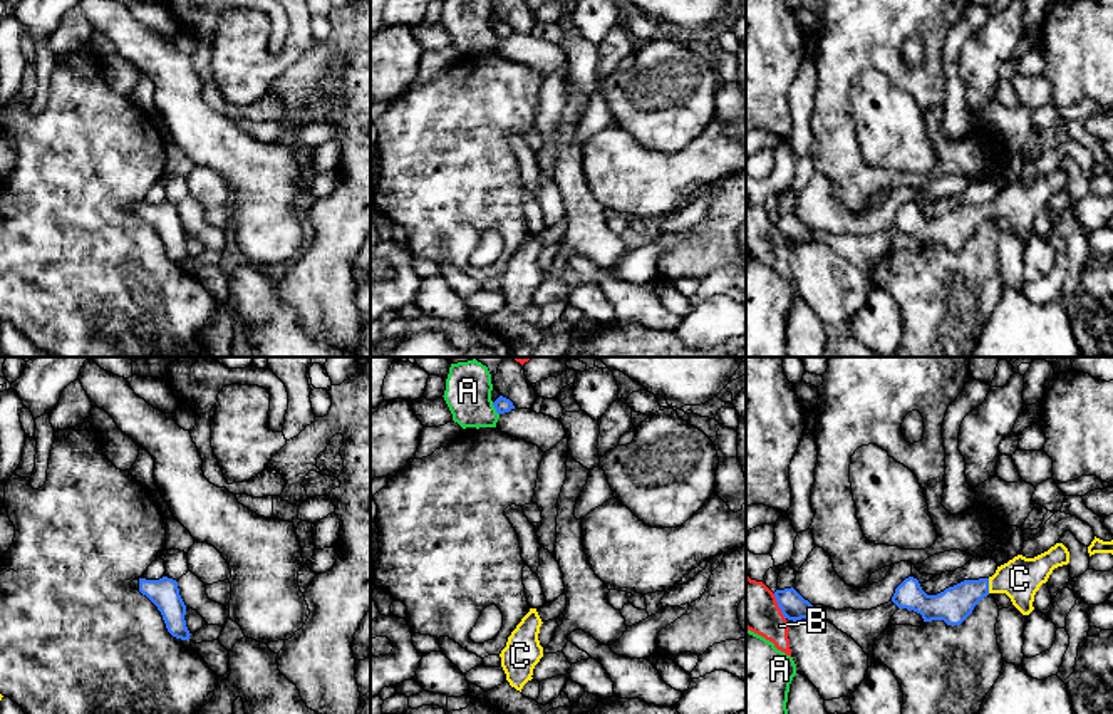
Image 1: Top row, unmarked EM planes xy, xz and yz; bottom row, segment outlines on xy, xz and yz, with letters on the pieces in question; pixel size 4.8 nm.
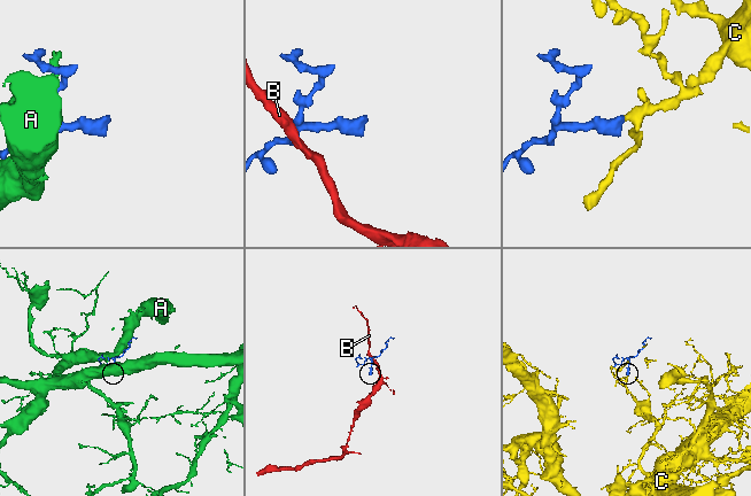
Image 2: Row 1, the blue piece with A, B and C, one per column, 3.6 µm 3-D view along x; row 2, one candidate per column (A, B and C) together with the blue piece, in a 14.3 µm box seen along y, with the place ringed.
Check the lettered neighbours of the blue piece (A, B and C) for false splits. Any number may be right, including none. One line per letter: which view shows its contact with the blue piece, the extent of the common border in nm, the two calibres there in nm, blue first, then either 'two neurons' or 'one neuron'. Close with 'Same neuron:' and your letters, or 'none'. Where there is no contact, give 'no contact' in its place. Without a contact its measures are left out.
A: xz | 70 nm | 80/220 nm | two neurons
B: yz | 140 nm | 120/240 nm | two neurons
C: yz | 70 nm | 170/200 nm | one neuron
Same neuron: C

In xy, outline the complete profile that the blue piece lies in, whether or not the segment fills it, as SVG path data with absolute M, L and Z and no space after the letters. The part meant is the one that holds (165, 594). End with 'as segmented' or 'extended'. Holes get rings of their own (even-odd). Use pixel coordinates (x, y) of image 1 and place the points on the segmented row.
M168 577L159 580L139 578L139 592L161 612L168 632L181 640L189 640L186 627L186 605L179 595L178 582Z | as segmented

